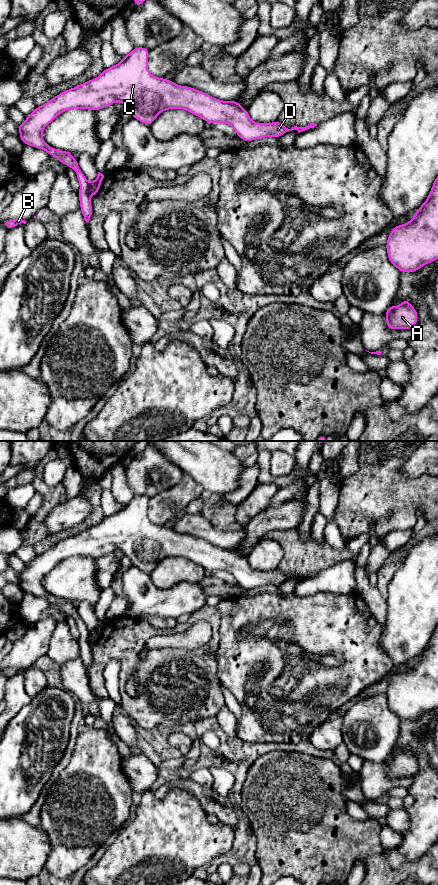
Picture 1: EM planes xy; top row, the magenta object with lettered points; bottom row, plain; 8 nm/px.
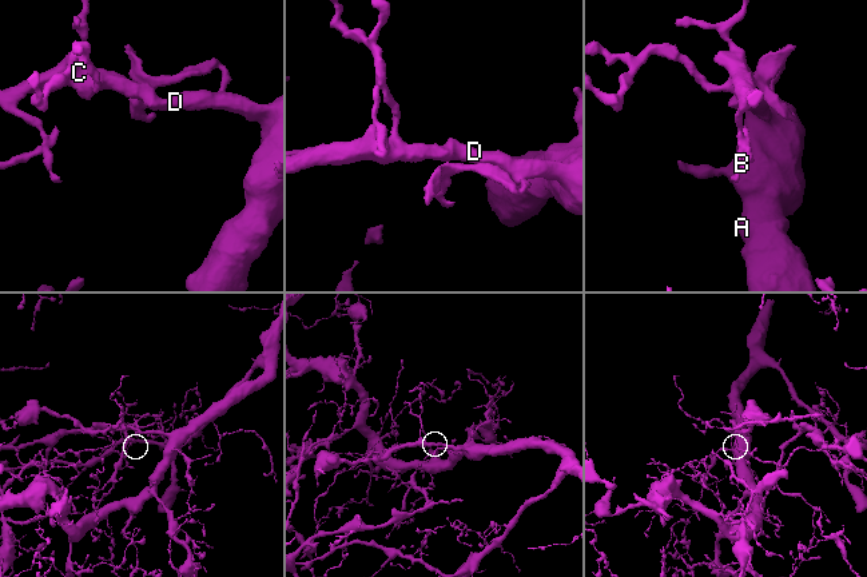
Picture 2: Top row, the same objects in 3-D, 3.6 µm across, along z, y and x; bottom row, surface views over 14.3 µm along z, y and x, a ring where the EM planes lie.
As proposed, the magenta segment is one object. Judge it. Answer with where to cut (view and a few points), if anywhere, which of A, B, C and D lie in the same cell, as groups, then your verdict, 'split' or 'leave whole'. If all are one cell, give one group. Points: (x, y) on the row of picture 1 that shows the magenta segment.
cut xy (90, 183), (89, 196); groups A C D / B; split

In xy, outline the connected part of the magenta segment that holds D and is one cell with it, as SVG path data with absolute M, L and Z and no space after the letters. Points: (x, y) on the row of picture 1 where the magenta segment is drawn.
M135 47L128 55L123 56L120 63L104 69L97 77L84 82L74 88L70 88L52 98L47 103L37 106L37 108L26 116L24 123L18 124L20 140L23 144L33 146L35 148L45 150L49 155L57 158L62 164L69 166L76 172L77 180L80 184L78 196L80 200L80 210L84 219L89 222L93 215L91 198L88 195L89 181L78 166L78 159L74 158L69 151L63 151L50 147L43 140L43 130L58 115L70 109L90 109L98 111L104 107L112 105L116 102L122 102L124 106L131 112L132 117L136 120L150 126L160 113L169 109L183 109L200 117L205 122L212 124L227 123L234 128L238 137L243 141L250 142L264 137L279 138L286 132L297 130L298 133L314 128L317 126L311 123L306 127L294 126L288 129L282 123L275 121L272 123L256 123L254 122L247 109L242 107L236 100L224 101L216 99L209 94L196 90L189 86L181 86L172 80L158 78L152 75L148 70L149 49L145 47Z

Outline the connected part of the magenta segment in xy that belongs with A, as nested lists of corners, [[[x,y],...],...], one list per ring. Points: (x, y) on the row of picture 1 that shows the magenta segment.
[[[404,299],[399,306],[390,305],[384,315],[386,316],[386,325],[391,330],[411,330],[418,322],[417,311],[408,299]]]

